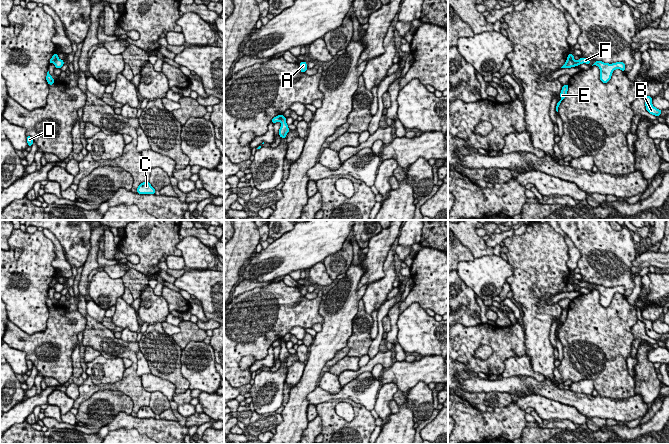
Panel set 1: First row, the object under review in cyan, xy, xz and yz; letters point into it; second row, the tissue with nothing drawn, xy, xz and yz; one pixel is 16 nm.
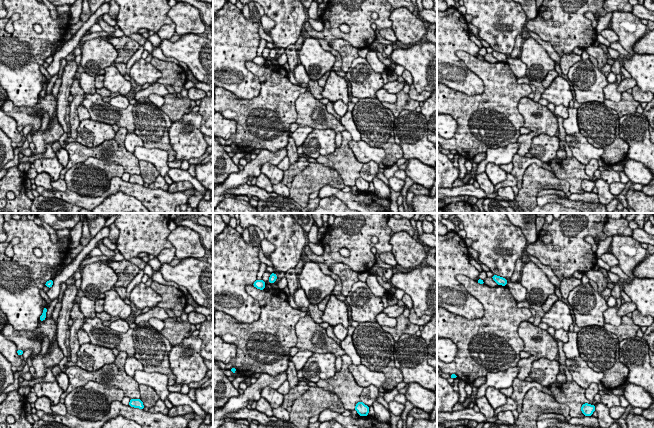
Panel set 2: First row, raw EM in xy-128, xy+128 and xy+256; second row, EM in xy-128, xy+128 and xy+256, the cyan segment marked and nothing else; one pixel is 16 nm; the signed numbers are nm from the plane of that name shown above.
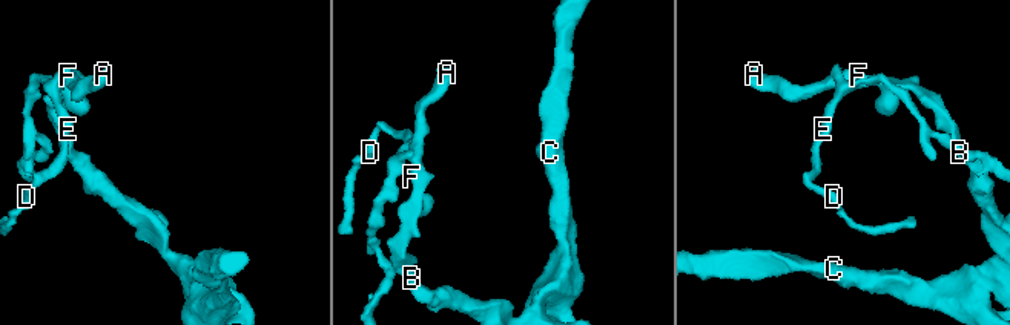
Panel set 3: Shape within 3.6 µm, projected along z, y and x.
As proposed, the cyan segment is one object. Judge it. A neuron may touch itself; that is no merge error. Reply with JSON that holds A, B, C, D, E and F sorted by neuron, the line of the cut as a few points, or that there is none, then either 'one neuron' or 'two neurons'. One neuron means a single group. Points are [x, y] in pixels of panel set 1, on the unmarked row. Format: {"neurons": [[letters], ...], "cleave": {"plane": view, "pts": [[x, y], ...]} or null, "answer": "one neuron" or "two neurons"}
{"neurons": [["A", "B", "C", "F"], ["D", "E"]], "cleave": {"plane": "yz", "pts": [[567, 282], [573, 283]]}, "answer": "two neurons"}

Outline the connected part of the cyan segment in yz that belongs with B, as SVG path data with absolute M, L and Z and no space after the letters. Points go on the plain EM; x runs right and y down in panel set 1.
M638 308L636 309L636 314L637 314L637 318L638 320L641 320L645 323L645 330L646 330L646 334L655 340L659 340L662 336L662 334L657 333L656 331L653 330L652 328L652 322L650 320L644 319L642 317L642 311Z

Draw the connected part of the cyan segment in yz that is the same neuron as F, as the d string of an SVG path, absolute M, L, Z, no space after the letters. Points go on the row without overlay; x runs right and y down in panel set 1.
M584 281L580 282L577 285L575 285L574 283L567 283L565 288L563 290L561 290L560 293L575 291L575 290L578 290L579 288L583 288L583 287L590 288L590 285L588 282L584 282Z

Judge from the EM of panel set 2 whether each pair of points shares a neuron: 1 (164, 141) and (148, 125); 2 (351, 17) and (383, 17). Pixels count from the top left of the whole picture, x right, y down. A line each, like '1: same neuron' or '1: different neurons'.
1: same neuron
2: same neuron

